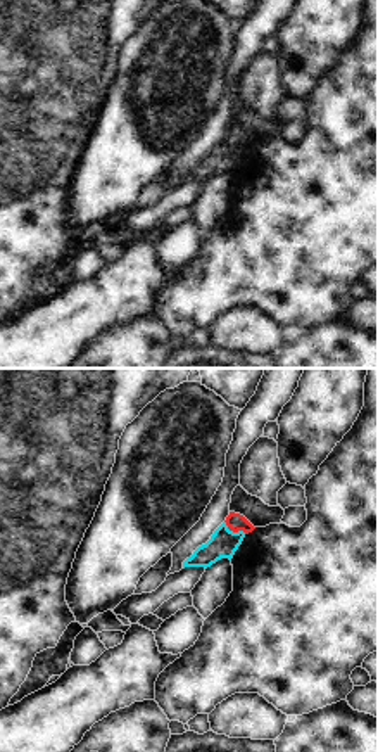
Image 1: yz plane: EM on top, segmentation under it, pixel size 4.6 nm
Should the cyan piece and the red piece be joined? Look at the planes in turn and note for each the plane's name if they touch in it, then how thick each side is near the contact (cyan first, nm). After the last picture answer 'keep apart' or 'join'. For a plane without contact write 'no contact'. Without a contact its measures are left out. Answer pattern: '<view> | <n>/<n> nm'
yz | 140/90 nm

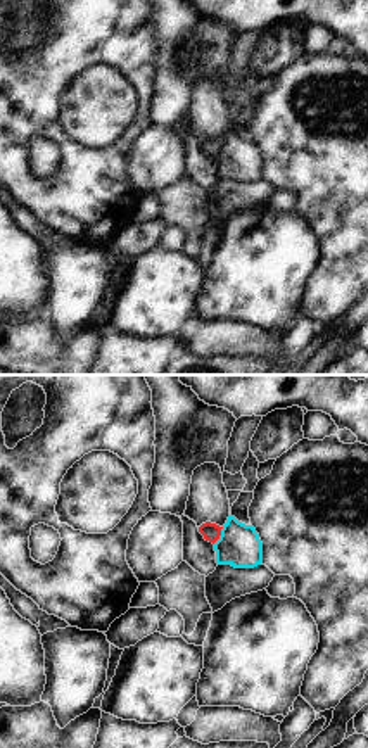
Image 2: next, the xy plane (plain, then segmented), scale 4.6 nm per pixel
xy | 200/90 nm

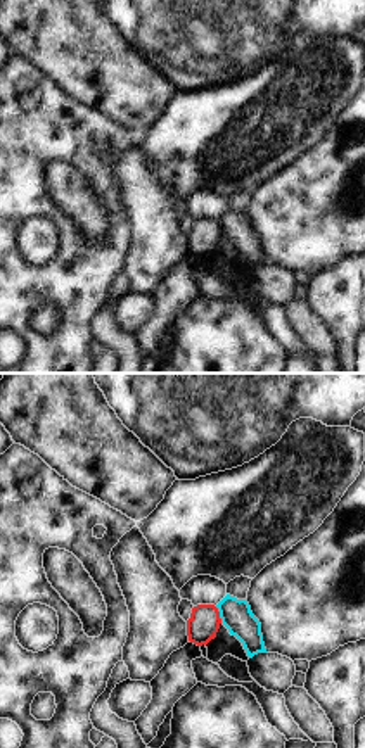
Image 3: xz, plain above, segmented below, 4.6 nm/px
xz | 150/150 nm

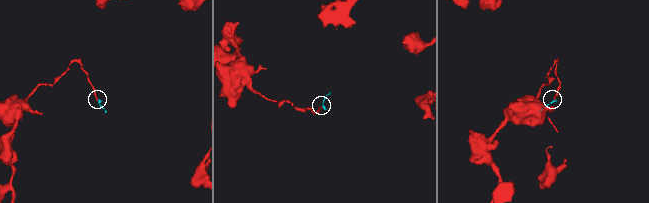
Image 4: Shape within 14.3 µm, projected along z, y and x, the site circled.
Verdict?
keep apart

